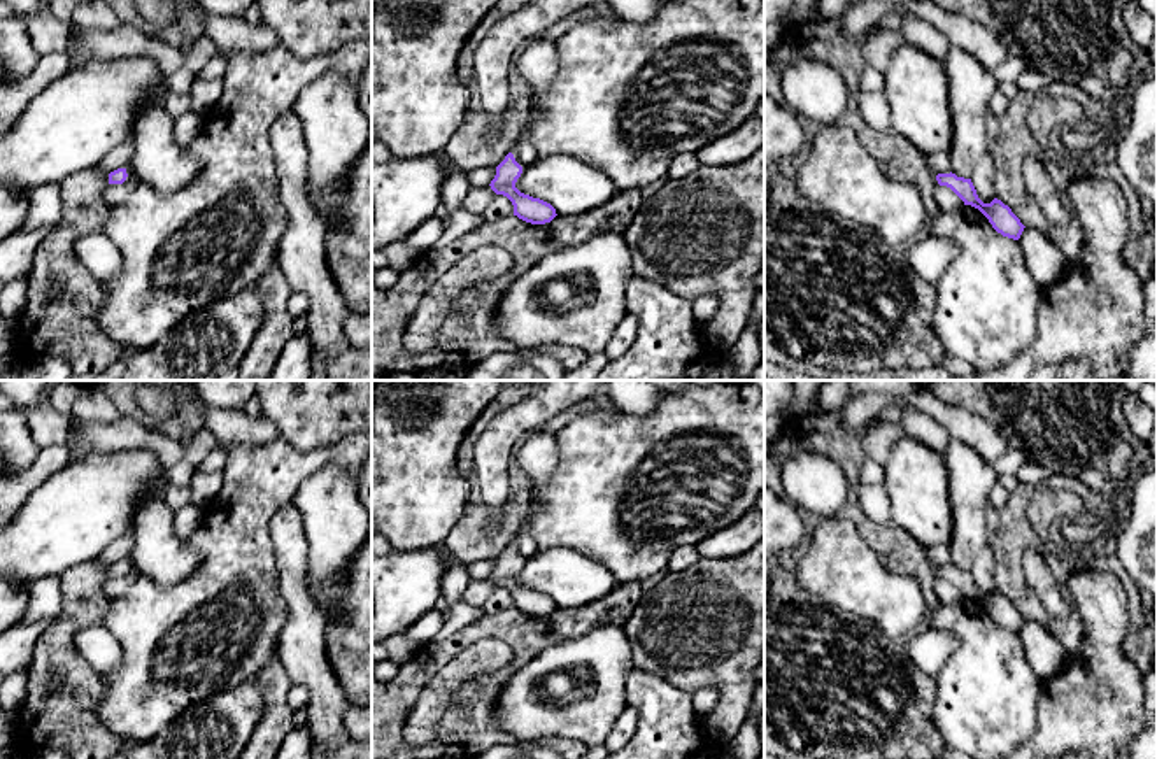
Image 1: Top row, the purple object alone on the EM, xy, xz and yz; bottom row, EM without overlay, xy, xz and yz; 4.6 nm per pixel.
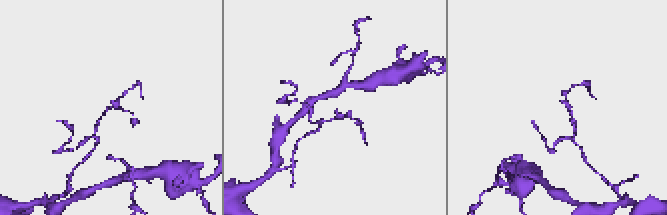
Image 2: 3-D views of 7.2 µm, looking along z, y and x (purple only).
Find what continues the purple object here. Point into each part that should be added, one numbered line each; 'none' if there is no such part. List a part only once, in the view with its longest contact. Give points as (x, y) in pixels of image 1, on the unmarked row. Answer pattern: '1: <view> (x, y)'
none

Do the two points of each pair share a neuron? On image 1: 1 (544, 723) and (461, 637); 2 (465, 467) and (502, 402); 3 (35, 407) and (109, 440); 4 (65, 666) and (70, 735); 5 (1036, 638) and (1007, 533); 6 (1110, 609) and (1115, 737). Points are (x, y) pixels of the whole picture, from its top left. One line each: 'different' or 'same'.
1: different
2: same
3: different
4: same
5: different
6: same

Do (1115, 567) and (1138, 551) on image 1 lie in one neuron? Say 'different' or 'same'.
different

